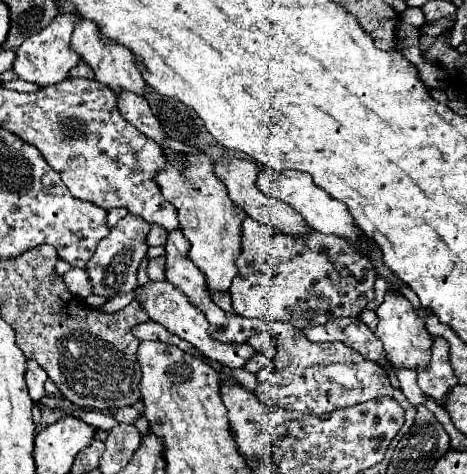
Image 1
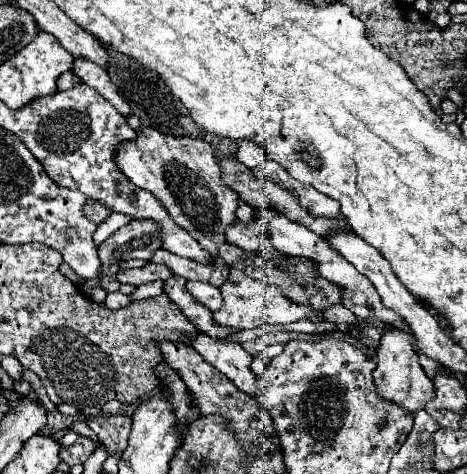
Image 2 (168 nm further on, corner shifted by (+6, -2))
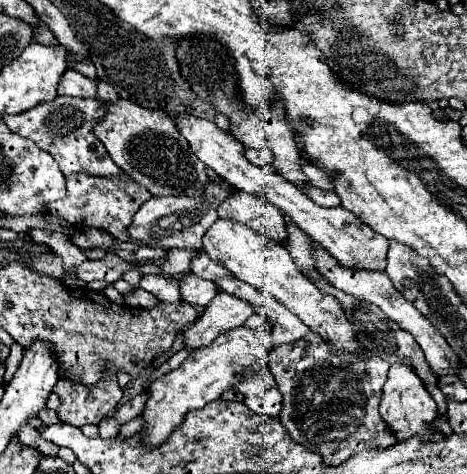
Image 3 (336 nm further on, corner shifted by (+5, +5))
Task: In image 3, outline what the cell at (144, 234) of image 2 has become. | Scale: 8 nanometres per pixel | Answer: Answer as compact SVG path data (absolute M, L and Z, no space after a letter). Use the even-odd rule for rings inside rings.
M221 177L211 179L203 185L201 195L189 197L189 195L175 195L175 197L151 197L145 201L139 211L133 217L131 223L131 237L143 241L147 247L161 247L161 249L201 249L201 237L203 233L213 225L213 221L219 219L217 209L219 205L231 197L233 187L223 181Z

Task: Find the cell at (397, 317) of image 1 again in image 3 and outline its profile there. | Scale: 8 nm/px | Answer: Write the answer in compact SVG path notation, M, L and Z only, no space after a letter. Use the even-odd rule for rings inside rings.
M395 363L389 369L389 379L383 387L383 399L379 407L381 419L387 425L389 433L397 437L397 441L405 441L409 437L419 437L423 441L429 441L431 431L427 431L435 417L437 417L437 405L431 399L429 391L425 389L423 381L415 375L415 371L407 363Z

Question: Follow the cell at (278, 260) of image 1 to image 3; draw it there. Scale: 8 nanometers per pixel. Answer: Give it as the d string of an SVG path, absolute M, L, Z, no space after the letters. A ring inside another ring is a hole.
M219 293L215 299L209 301L203 315L183 331L185 349L201 349L207 343L211 343L219 333L225 333L227 329L239 327L245 323L247 317L251 317L255 309L233 295Z

